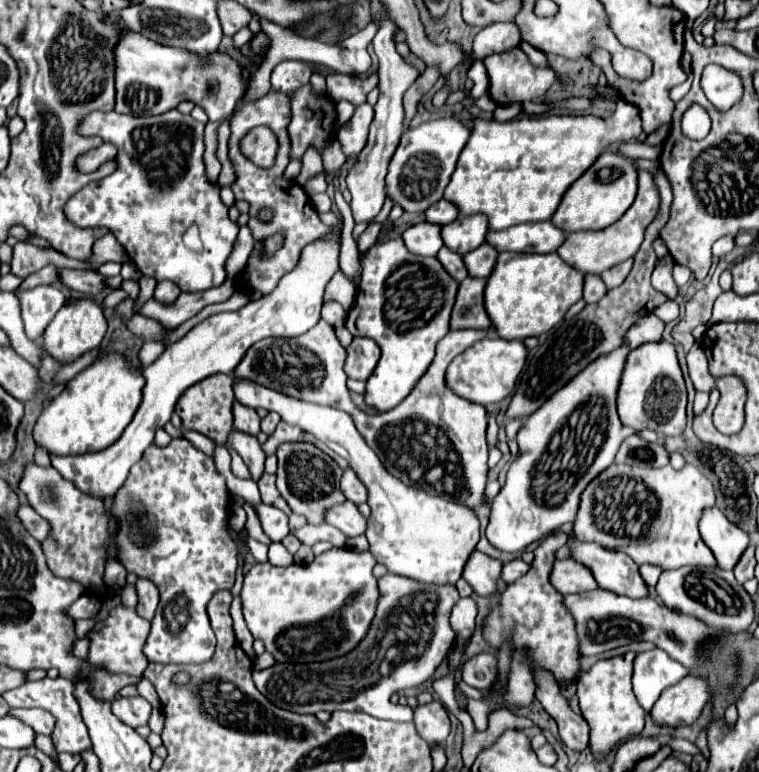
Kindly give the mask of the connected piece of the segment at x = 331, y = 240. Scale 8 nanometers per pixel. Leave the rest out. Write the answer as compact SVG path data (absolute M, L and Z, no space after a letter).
M343 221L333 225L329 233L319 237L317 241L303 247L301 257L293 271L281 277L279 285L263 295L261 299L247 303L245 307L231 311L231 313L217 313L207 317L203 323L195 325L185 337L165 347L165 351L157 357L155 363L151 363L145 371L145 387L143 387L143 401L129 423L129 427L123 431L123 435L107 449L97 453L85 453L85 455L69 455L69 457L51 457L53 467L79 491L85 495L97 497L101 501L107 501L115 495L115 491L123 485L123 481L129 475L129 469L137 459L141 459L145 447L153 443L155 429L163 427L173 409L177 399L185 389L189 389L193 383L213 375L213 373L231 373L233 367L243 359L245 351L265 339L265 337L295 337L309 331L317 319L321 317L321 305L325 287L331 281L331 277L339 271L339 237L341 237Z

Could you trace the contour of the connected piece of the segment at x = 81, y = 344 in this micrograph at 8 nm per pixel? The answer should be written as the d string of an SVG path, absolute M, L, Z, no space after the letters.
M81 297L81 299L75 299L71 303L63 305L57 311L55 319L49 323L49 327L43 333L43 347L59 361L71 363L79 355L83 355L85 351L97 347L101 343L105 331L107 331L107 321L105 321L103 309L91 297Z

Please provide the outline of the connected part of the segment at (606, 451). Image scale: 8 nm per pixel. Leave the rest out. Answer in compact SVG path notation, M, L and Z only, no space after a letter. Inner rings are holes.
M623 343L611 353L597 357L565 387L555 391L555 395L551 395L533 415L529 415L525 425L519 429L519 455L511 463L507 471L507 481L501 487L499 495L491 501L487 539L495 549L503 553L519 553L531 543L541 541L557 527L573 521L585 487L613 463L613 455L617 453L623 439L635 433L635 429L625 427L617 415L617 389L621 383L623 363L629 351L631 349ZM591 397L601 397L605 401L609 429L599 435L599 441L593 441L593 445L581 445L583 449L573 453L573 457L581 461L563 461L563 453L551 453L549 443L553 435L561 429L561 425L569 419L569 415L575 411L575 407L589 401Z

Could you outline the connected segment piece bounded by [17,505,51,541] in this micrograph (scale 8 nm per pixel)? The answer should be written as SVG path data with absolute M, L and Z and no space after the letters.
M21 505L17 515L21 515L21 521L25 523L25 529L27 529L37 541L45 541L45 539L49 537L49 533L51 533L49 523L47 523L47 521L33 509L33 507L29 507L29 505Z

